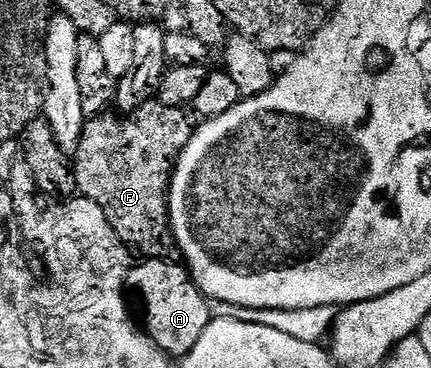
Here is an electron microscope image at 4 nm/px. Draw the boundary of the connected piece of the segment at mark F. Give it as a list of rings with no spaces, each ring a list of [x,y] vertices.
[[[149,102],[141,108],[135,108],[133,112],[127,113],[126,119],[123,115],[105,114],[103,116],[94,116],[84,121],[84,129],[80,135],[80,144],[74,153],[74,167],[76,170],[76,191],[83,199],[93,200],[106,214],[110,226],[118,234],[118,238],[133,253],[139,254],[144,258],[164,258],[169,255],[168,251],[173,251],[174,241],[172,239],[172,227],[168,224],[168,187],[172,181],[172,171],[176,168],[176,162],[179,160],[184,147],[190,142],[194,131],[193,117],[185,109],[166,106],[159,102]]]

